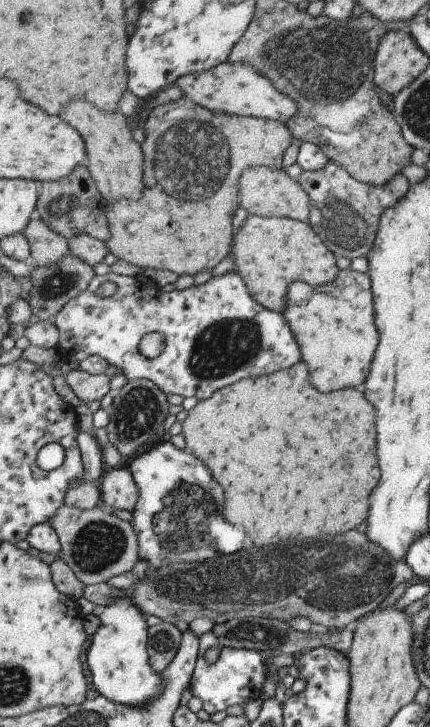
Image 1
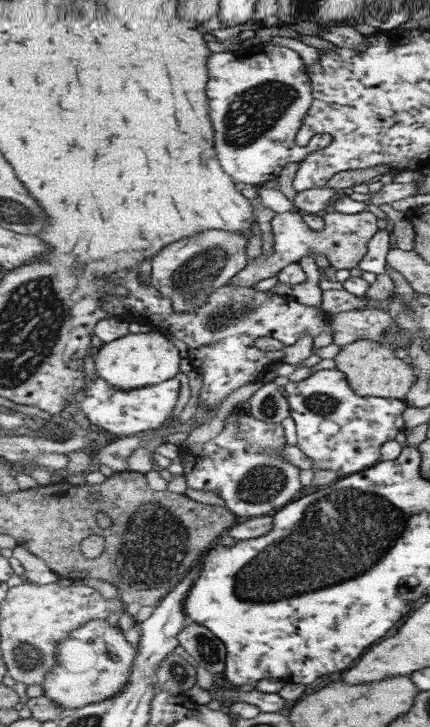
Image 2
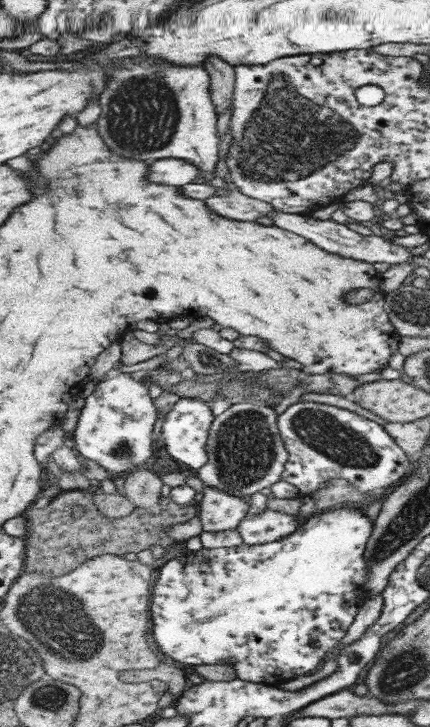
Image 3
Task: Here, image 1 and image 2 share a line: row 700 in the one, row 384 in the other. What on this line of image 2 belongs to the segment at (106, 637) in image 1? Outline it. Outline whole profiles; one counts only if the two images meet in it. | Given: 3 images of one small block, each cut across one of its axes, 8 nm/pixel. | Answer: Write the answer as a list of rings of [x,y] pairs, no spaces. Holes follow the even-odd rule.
[[[152,329],[148,333],[129,333],[116,341],[104,343],[94,357],[98,374],[114,387],[126,391],[153,386],[175,378],[179,374],[181,360],[183,359],[179,348],[159,329]]]

